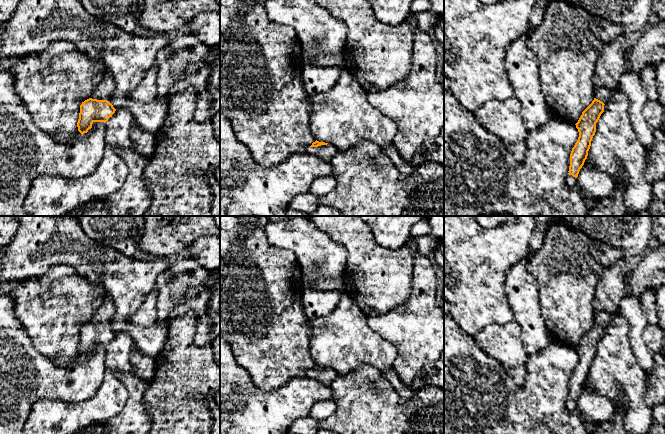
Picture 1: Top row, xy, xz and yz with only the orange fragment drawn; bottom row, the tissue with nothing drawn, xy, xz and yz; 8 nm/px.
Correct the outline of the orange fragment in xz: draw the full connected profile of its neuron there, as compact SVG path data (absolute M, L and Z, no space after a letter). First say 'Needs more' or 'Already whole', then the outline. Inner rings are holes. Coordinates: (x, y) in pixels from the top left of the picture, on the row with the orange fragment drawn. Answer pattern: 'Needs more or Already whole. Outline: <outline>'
Needs more. Outline: M315 141L310 147L306 149L306 153L311 153L322 158L324 161L330 163L332 158L339 152L339 150L328 143Z

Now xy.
Needs more. Outline: M104 73L89 98L80 105L77 127L81 134L87 133L94 122L106 123L115 113L116 109L109 102L114 89L114 78Z

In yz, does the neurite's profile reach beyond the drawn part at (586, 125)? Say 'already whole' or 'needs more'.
needs more

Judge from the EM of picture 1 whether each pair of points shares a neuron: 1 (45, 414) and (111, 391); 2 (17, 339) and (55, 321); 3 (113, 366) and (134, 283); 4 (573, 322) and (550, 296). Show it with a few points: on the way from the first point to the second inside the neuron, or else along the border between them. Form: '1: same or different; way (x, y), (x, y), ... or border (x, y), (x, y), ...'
1: same; way (61, 414), (85, 414), (95, 407)
2: different; border (14, 314), (32, 344), (41, 353)
3: different; border (116, 332), (125, 332), (135, 346)
4: same; way (568, 316), (556, 302)

